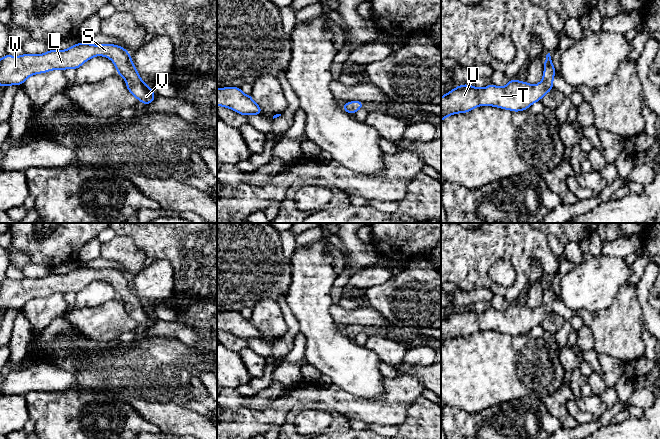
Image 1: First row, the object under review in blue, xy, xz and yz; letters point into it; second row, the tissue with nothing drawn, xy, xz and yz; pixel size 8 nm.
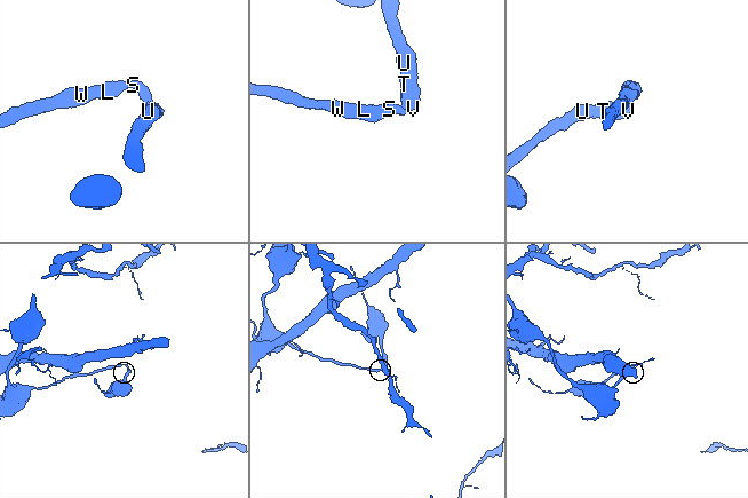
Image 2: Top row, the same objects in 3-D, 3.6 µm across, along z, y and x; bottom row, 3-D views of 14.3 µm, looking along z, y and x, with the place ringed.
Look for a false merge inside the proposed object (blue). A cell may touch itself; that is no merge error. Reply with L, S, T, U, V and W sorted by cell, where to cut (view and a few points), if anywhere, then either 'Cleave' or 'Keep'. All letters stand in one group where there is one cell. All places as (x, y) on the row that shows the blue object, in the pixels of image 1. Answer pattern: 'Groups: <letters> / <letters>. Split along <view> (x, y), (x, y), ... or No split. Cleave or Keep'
Groups: L S T U V W. No split. Keep

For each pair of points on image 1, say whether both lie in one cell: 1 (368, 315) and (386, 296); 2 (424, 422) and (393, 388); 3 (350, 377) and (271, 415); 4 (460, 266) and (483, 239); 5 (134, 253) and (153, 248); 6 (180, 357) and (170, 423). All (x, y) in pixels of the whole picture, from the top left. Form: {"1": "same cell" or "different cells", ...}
{"1": "different cells", "2": "different cells", "3": "different cells", "4": "same cell", "5": "different cells", "6": "different cells"}

